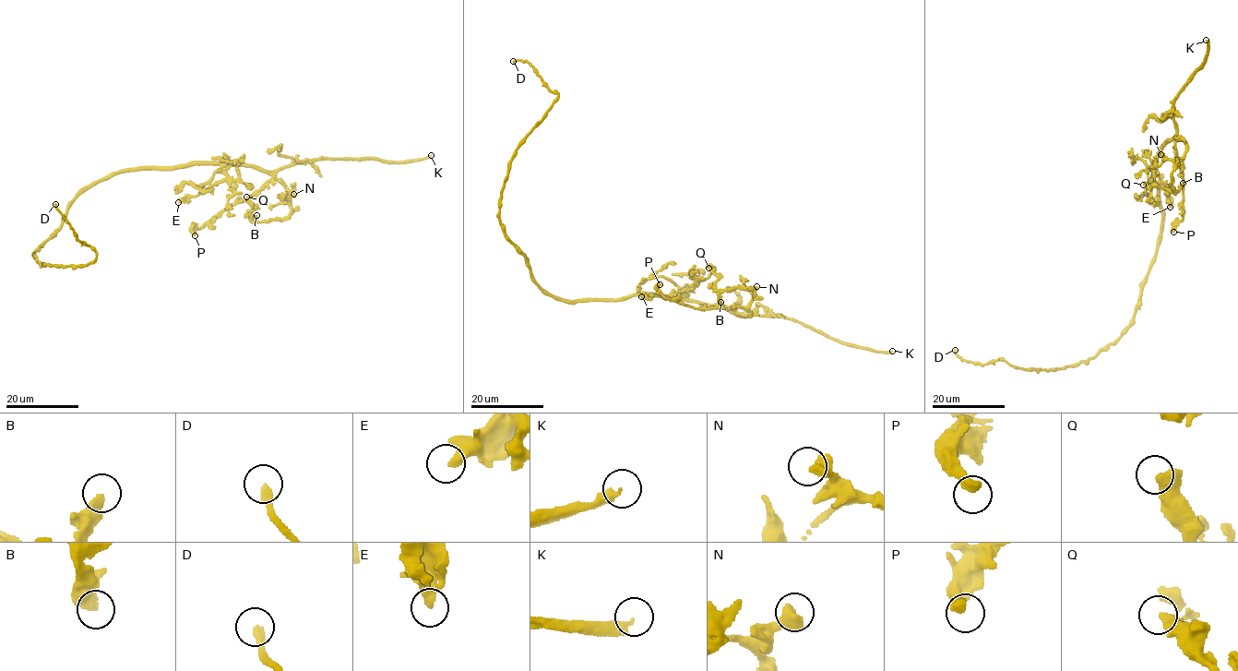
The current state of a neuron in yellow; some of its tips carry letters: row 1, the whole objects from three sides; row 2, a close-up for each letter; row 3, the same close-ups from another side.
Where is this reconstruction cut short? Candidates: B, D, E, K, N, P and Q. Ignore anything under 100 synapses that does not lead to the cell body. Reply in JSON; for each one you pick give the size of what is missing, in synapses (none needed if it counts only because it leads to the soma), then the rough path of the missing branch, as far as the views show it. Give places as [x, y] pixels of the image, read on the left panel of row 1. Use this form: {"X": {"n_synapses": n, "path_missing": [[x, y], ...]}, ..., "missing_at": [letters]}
{"K": {"n_synapses": 550}, "missing_at": ["K"]}

